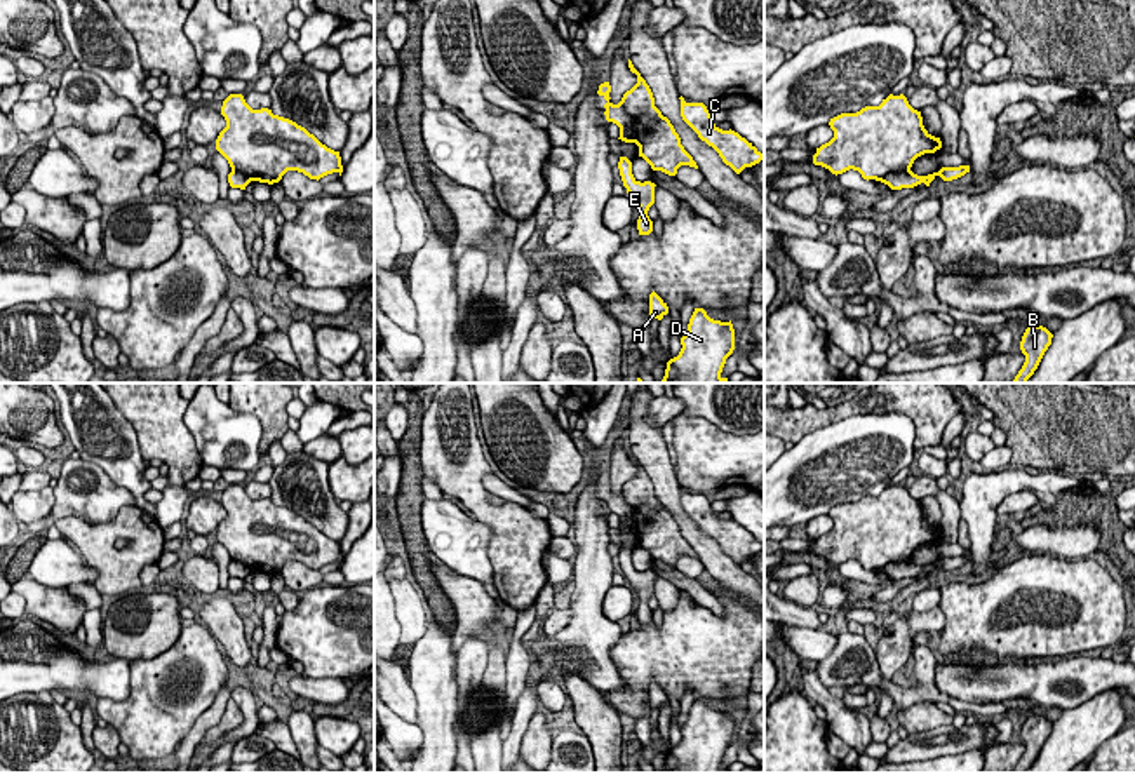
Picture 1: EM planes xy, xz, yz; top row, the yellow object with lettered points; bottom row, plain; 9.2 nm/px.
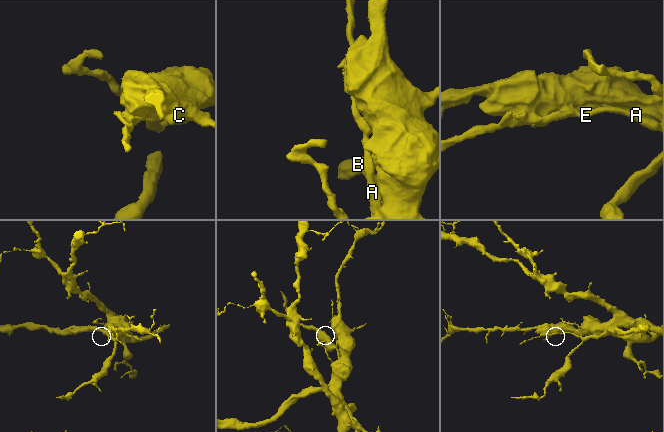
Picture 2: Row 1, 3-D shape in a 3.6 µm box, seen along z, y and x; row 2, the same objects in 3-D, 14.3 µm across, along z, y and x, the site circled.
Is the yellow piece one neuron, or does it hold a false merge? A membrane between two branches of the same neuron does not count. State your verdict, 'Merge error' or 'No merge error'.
Merge error

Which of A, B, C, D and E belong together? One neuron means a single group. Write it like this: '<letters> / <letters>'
A B E / C D

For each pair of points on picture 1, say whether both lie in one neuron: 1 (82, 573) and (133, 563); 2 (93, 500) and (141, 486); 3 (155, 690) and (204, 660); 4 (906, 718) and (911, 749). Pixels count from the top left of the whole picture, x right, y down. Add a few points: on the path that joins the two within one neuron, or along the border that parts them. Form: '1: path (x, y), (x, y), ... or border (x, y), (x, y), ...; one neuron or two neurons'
1: border (80, 554), (96, 571), (94, 585); two neurons
2: border (96, 463), (136, 502); two neurons
3: path (167, 681), (192, 669); one neuron
4: border (949, 723), (909, 735); two neurons

